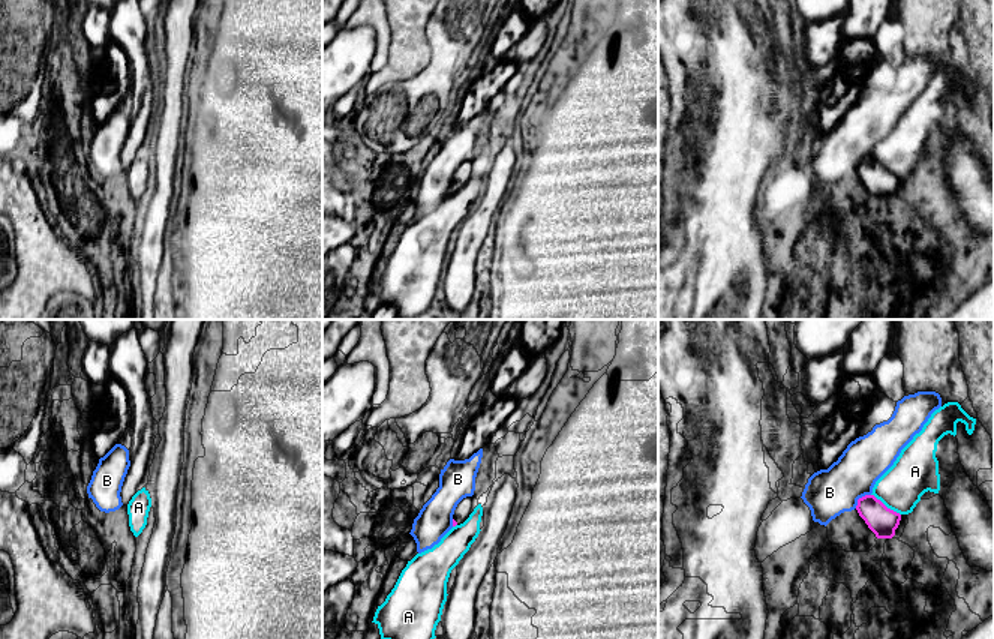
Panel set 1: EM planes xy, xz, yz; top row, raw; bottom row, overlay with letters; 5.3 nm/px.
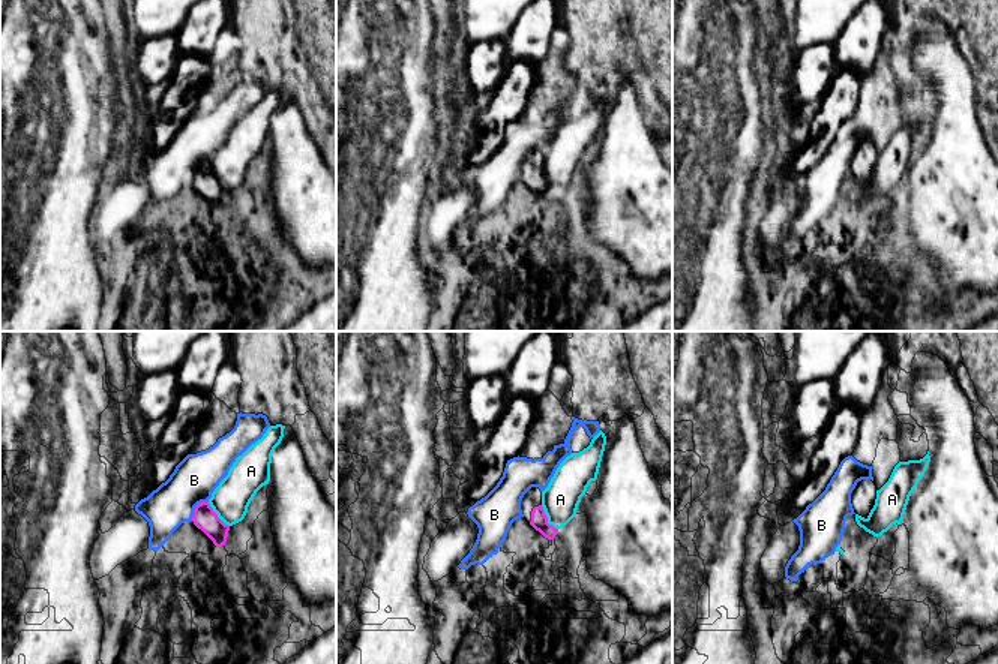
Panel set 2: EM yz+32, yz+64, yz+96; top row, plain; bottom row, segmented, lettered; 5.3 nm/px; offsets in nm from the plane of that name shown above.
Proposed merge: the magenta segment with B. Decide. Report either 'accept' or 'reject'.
reject

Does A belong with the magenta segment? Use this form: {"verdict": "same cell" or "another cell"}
{"verdict": "another cell"}

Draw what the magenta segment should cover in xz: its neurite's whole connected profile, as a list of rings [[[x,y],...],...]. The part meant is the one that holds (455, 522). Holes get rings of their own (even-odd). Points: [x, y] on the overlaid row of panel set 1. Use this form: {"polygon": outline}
{"polygon": [[[474,496],[463,498],[454,510],[453,526],[463,524],[477,506],[478,506],[477,498]]]}

